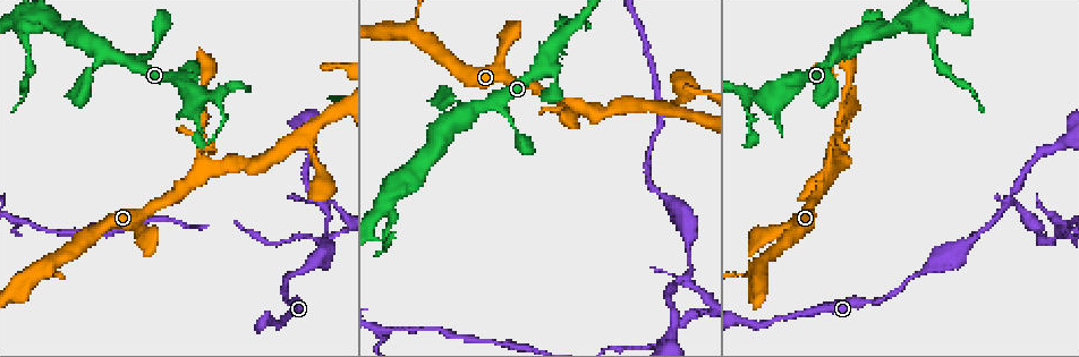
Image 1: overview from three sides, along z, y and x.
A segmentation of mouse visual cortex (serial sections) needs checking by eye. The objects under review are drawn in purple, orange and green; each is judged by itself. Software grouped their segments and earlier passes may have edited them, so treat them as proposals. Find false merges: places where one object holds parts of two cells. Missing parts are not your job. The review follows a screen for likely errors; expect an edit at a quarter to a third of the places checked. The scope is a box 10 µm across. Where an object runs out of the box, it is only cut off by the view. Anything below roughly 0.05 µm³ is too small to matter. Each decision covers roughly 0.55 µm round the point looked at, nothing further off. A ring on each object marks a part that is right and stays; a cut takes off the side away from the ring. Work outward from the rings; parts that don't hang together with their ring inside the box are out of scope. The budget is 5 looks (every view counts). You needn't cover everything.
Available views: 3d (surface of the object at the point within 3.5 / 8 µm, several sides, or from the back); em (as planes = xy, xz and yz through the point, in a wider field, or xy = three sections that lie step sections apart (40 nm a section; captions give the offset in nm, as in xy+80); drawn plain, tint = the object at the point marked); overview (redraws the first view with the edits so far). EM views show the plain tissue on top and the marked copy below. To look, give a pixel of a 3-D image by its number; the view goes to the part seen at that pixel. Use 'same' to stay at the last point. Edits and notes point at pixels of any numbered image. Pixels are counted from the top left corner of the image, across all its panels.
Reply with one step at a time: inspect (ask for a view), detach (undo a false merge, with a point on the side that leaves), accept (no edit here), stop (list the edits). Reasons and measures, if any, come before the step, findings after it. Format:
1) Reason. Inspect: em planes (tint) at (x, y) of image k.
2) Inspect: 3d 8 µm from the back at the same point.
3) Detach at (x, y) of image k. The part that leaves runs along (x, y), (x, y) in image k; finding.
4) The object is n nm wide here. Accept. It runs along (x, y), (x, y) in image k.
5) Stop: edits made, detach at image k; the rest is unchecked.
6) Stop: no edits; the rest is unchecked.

Thin arm on a thick one. Inspect: 3d 8 µm at (829, 176) of image 1.

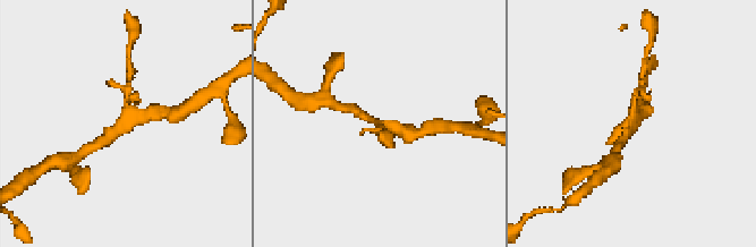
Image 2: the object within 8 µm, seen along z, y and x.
3 arms meet here; the arms are 150, 250, 350 nm wide; need the tissue. Inspect: em xy step 2 (tint) at the same point.

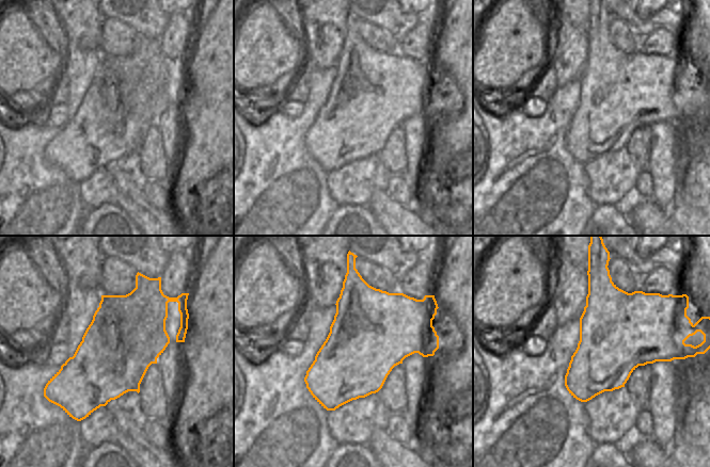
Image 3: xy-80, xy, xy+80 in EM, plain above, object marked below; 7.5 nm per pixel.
Detach at (129, 76) of image 2. The part that leaves runs along (127, 107), (129, 59) in image 2; two cells meet here.

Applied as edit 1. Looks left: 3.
Inspect: overview.

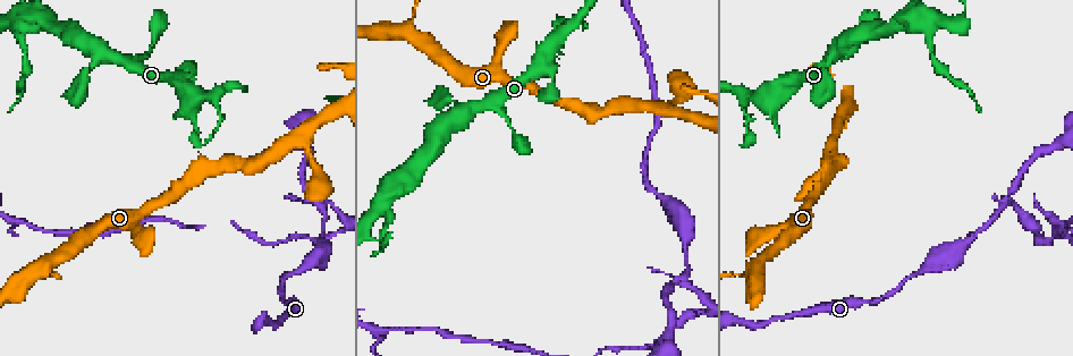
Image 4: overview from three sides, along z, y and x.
Two arms in line, one across. Inspect: 3d 3.5 µm at (657, 106) of image 4.

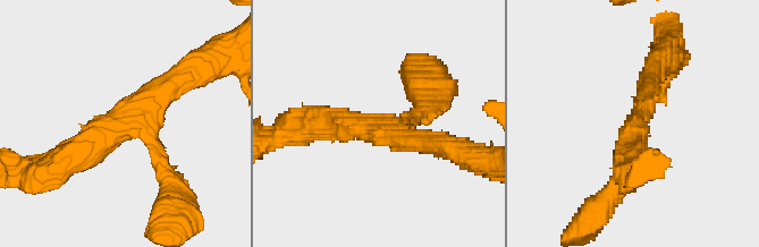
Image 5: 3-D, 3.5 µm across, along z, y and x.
3 arms meet here; the arms are 150, 300, 400 nm wide; shape alone is not enough. Inspect: em xy step 5 (tint) at (374, 128) of image 5.

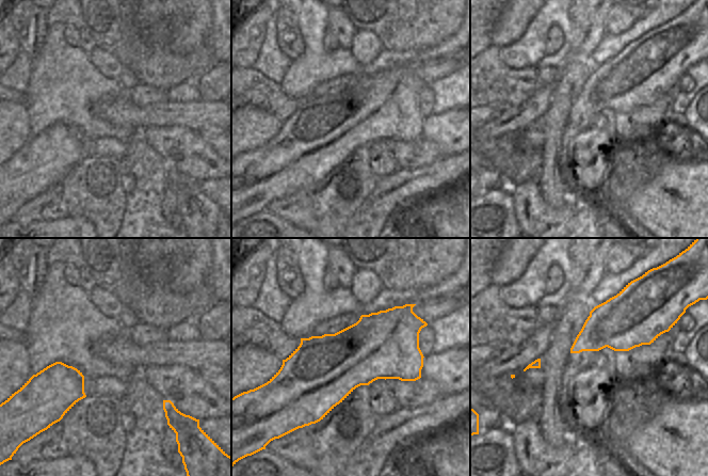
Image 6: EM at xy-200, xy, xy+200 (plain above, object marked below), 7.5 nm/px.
Accept. It runs along (57, 163), (183, 76) in image 5; one cell here.

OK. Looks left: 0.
Stop: edits made, detach at image 2; the rest is unchecked.

